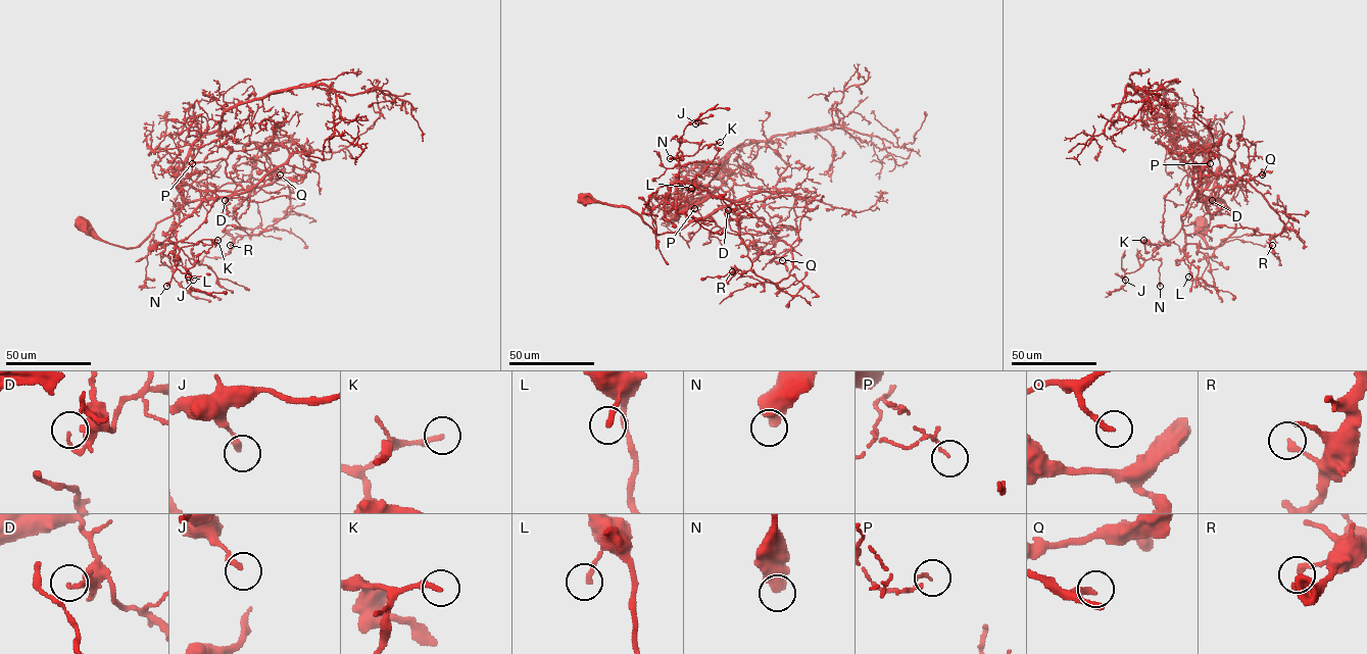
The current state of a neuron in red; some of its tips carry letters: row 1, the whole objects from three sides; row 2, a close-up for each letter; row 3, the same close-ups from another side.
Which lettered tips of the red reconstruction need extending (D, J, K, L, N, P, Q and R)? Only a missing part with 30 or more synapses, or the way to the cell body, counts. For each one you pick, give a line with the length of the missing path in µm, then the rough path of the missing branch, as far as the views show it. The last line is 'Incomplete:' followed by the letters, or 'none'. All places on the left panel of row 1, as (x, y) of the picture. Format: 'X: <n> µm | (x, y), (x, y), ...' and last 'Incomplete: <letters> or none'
K: 20 µm | (217, 240), (224, 243), (222, 256), (227, 260)
Incomplete: K

